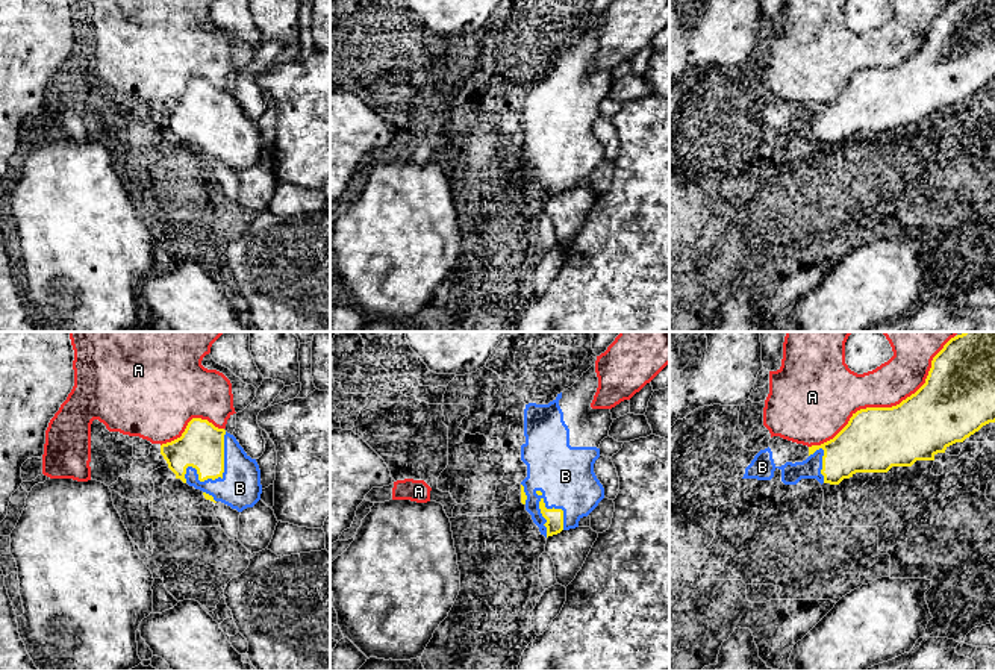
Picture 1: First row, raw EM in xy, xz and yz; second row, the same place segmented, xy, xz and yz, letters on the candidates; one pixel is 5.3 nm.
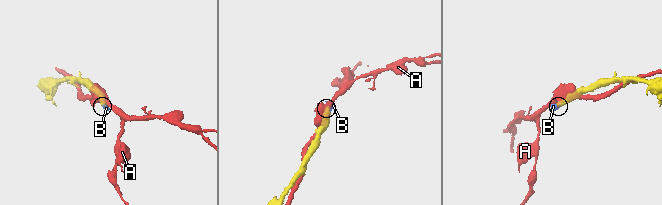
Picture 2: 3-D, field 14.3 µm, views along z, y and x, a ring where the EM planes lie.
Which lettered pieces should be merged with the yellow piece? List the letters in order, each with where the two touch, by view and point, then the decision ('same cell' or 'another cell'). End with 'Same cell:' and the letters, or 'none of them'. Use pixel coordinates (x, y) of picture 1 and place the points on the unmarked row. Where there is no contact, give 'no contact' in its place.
A: meets yellow in yz at (886, 68); another cell
B: meets yellow in xy at (215, 138); same cell
Same cell: B

